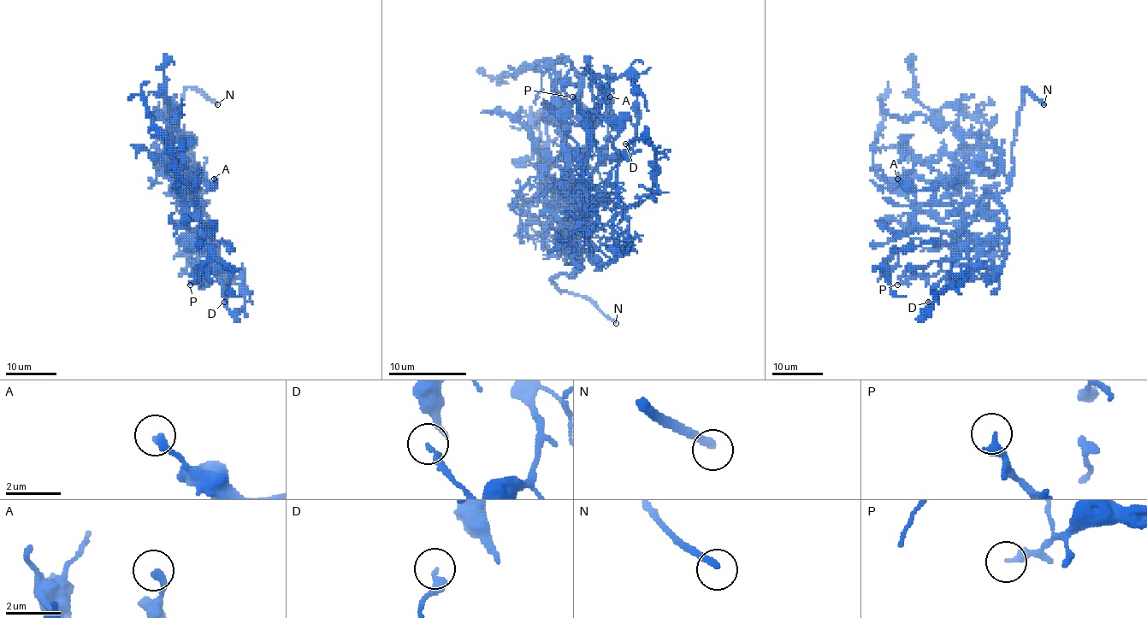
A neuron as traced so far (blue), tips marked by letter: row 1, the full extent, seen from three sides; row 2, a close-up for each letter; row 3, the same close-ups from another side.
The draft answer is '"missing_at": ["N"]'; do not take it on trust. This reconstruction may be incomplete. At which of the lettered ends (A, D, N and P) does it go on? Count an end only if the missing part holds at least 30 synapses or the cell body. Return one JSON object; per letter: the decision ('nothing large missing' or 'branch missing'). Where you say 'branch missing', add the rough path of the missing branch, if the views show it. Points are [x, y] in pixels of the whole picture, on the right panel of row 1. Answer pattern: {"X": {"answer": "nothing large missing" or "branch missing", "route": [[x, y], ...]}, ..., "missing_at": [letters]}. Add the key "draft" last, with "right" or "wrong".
{"A": {"answer": "nothing large missing"}, "D": {"answer": "nothing large missing"}, "N": {"answer": "branch missing", "route": [[1043, 104], [1053, 120], [1050, 166], [1058, 203], [1067, 213], [1099, 216], [1109, 203]]}, "P": {"answer": "nothing large missing"}, "missing_at": ["N"], "draft": "right"}

